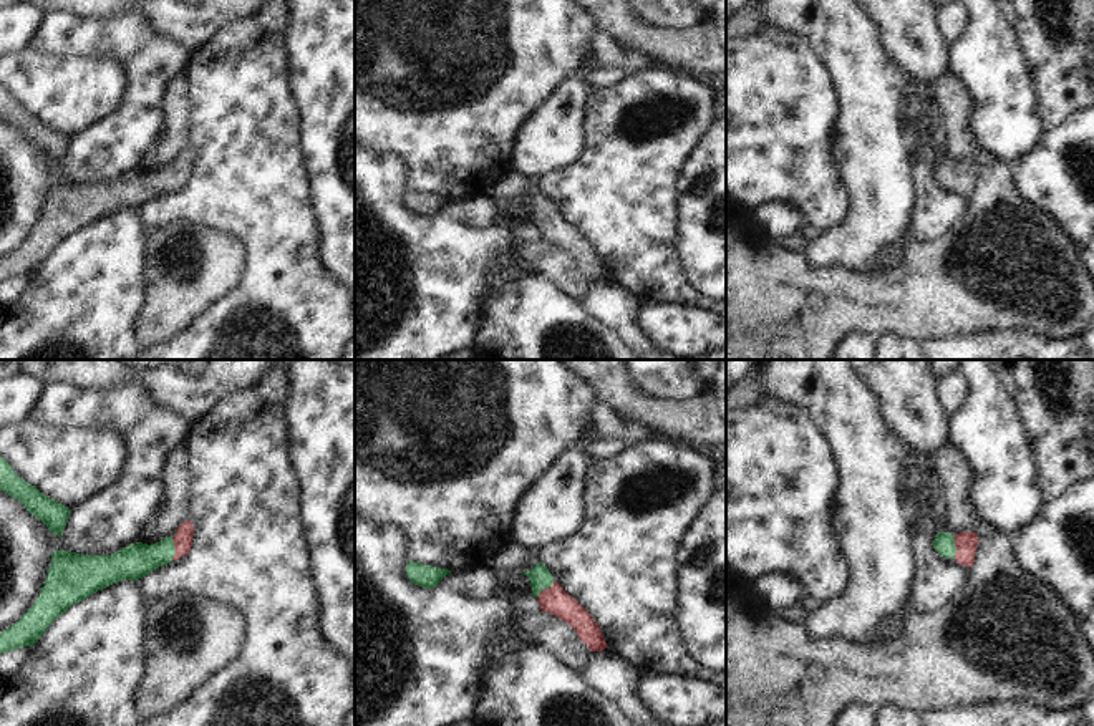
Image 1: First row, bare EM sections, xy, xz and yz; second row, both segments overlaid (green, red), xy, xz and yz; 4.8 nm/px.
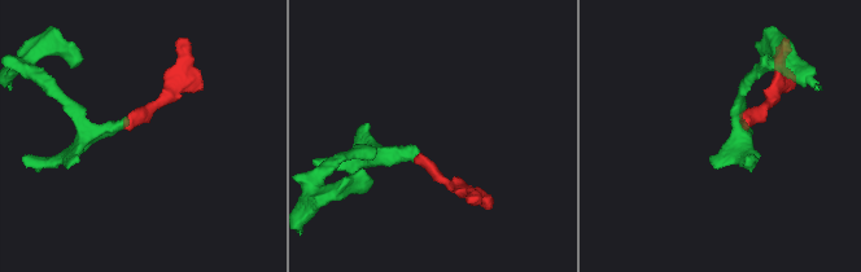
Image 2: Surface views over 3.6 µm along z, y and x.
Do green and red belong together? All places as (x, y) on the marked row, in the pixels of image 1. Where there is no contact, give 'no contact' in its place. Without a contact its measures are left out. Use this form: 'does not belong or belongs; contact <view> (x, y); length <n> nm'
belongs; contact xy (174, 549); length 110 nm

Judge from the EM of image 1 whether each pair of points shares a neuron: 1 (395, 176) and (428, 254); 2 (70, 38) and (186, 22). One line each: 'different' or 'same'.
1: same
2: different

